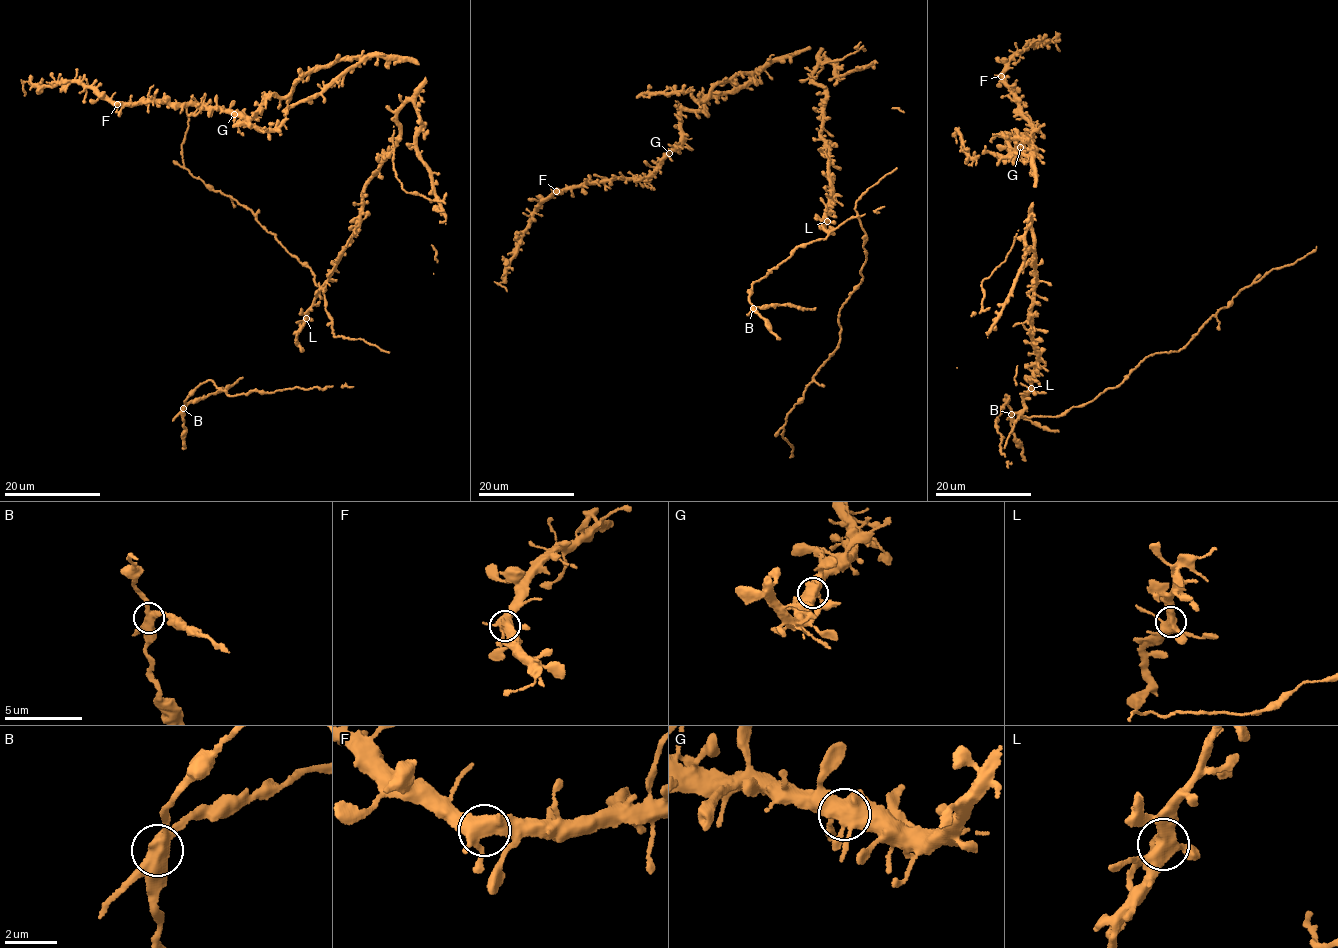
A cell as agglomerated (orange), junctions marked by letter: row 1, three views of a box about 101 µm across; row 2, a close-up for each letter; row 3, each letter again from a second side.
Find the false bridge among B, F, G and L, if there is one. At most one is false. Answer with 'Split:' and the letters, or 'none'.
Split: B

